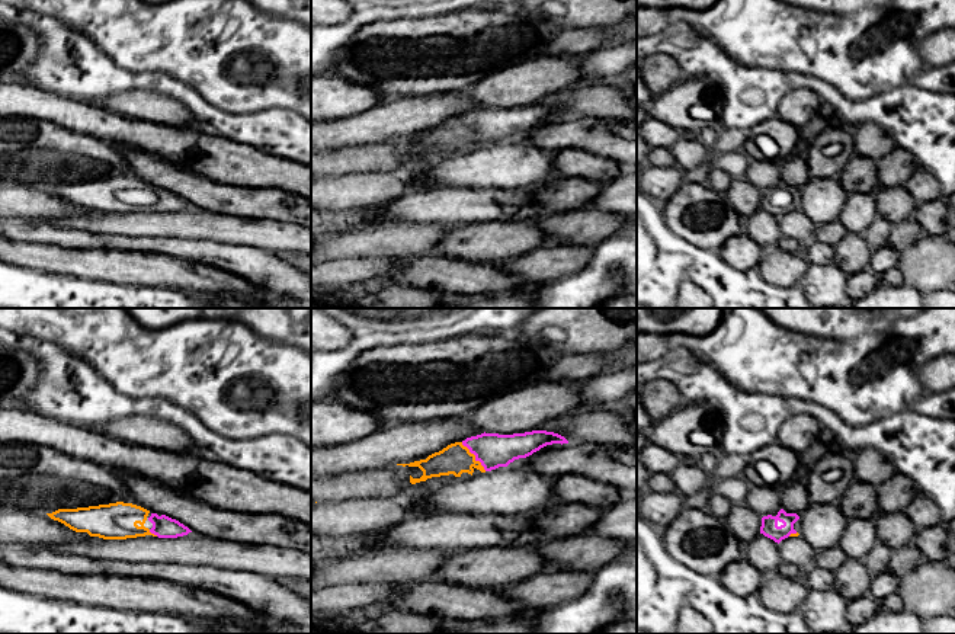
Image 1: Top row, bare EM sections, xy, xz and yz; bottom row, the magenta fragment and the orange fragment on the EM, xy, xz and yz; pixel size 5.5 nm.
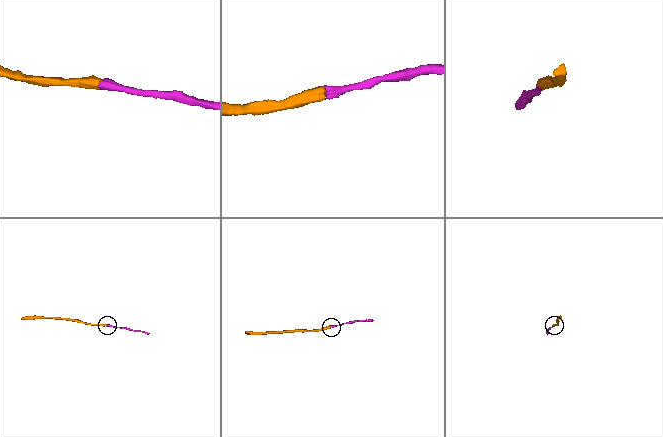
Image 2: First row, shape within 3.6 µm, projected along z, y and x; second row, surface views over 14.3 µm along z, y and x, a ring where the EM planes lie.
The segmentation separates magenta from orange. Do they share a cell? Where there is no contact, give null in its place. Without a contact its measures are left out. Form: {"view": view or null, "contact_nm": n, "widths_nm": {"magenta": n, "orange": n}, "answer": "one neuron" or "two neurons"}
{"view": "xz", "contact_nm": 220, "widths_nm": {"magenta": 190, "orange": 170}, "answer": "one neuron"}

